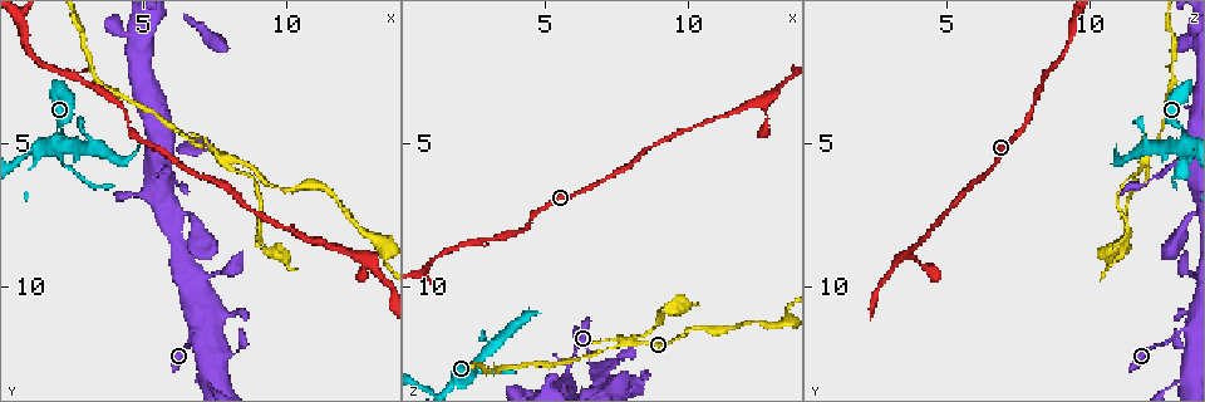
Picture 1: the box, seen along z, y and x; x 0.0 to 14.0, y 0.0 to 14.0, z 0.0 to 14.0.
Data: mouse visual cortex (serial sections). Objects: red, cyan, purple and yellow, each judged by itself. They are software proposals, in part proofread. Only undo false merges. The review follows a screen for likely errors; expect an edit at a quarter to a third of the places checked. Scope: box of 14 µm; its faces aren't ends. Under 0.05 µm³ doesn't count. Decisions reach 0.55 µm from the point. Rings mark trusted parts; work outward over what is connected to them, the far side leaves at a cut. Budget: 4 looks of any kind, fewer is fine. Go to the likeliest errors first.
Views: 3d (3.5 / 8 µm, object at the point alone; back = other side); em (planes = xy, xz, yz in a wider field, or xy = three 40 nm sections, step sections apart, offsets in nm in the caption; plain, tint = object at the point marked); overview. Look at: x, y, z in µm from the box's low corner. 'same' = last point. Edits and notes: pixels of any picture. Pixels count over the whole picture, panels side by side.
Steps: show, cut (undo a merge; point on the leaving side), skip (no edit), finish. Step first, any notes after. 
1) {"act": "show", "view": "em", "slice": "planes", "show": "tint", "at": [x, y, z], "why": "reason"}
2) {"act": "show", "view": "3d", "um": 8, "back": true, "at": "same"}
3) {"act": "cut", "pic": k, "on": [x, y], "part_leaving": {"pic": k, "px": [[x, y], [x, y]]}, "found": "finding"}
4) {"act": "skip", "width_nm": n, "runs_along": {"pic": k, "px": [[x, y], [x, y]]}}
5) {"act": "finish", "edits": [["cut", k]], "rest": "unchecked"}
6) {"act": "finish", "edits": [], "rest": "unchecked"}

{"act": "show", "view": "3d", "um": 3.5, "at": [2.0, 4.8, 13.3], "why": "looks like a crossing"}

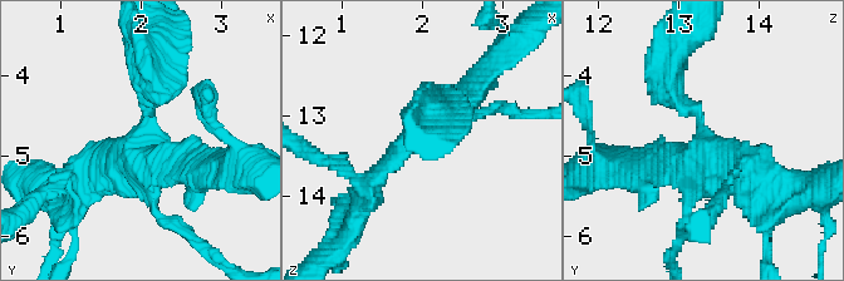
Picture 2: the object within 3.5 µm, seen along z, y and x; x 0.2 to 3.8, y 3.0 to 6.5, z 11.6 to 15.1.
{"act": "show", "view": "em", "slice": "planes", "show": "tint", "at": [2.00, 4.80, 13.25], "why": "now the EM"}

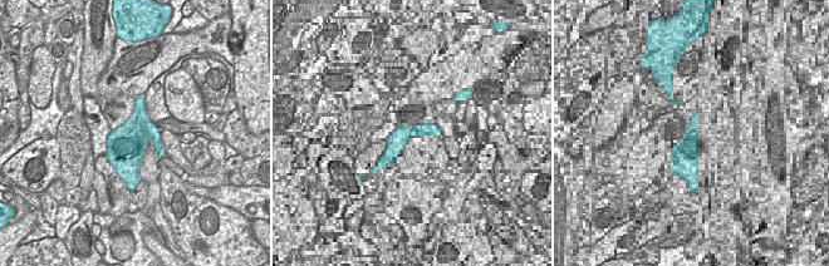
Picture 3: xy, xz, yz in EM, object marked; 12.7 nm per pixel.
{"act": "skip", "runs_along": {"pic": 2, "px": [[151, 73], [140, 149], [190, 169]]}, "found": "continuous, no second cell"}

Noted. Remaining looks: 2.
{"act": "show", "view": "3d", "um": 3.5, "at": [7.1, 5.1, 12.2]}

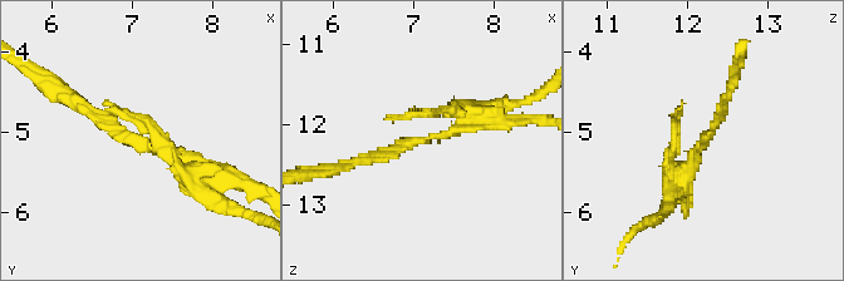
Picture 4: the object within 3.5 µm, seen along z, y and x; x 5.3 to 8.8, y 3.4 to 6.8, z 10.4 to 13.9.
{"act": "show", "view": "em", "slice": "xy", "step": 2, "show": "tint", "at": [7.05, 5.20, 12.20], "arm_widths_nm": [150, 250]}

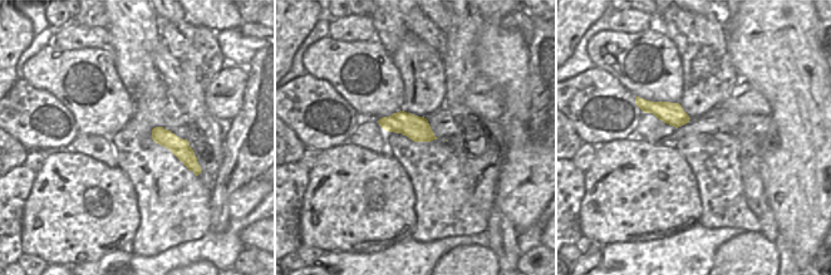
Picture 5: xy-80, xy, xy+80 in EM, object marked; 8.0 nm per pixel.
{"act": "cut", "pic": 4, "on": [142, 123], "found": "two cells meet here"}

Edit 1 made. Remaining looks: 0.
{"act": "finish", "edits": [["cut", 4]], "rest": "unchecked"}

